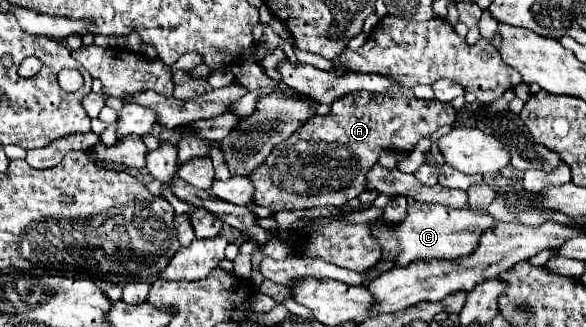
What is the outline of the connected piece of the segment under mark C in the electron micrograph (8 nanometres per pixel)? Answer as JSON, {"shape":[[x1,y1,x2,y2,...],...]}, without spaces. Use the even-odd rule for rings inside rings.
{"shape":[[414,202,408,206,406,220,398,224,388,224,384,218,374,220,370,228,378,246,382,246,382,260,392,262,394,266,408,266,414,260,432,260,432,258,458,258,470,254,484,230,494,226,494,218,474,210,458,210,442,204,420,204]]}

